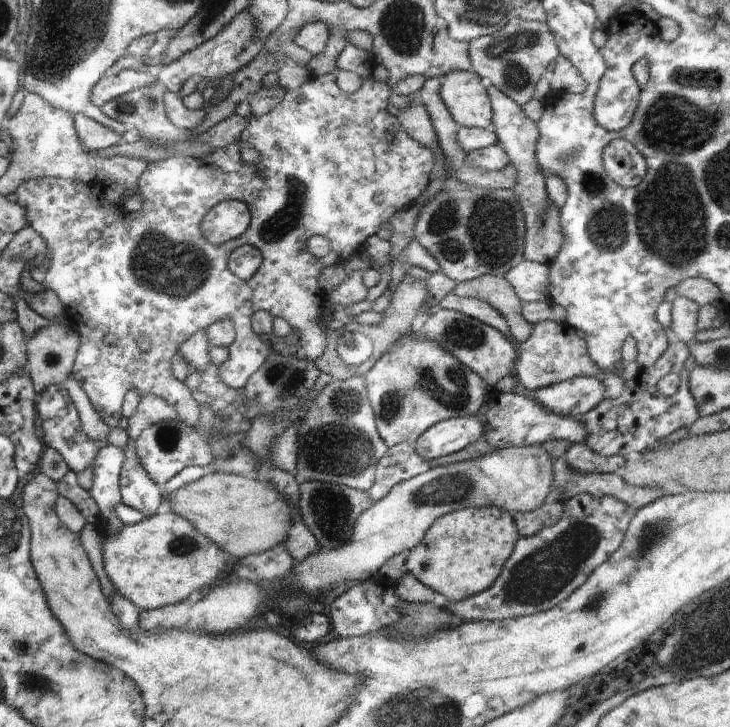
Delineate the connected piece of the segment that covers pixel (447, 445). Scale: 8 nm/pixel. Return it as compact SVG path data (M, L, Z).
M478 414L450 418L430 426L420 434L415 450L426 460L444 457L478 442L484 434L484 424Z

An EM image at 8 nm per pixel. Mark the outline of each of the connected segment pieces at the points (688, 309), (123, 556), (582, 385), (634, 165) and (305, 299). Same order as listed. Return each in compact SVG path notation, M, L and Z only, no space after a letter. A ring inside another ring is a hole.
M677 294L676 299L672 302L672 332L675 339L688 343L695 340L694 335L697 332L699 307L696 302L692 302L686 296Z
M164 508L140 523L123 525L114 536L104 539L103 564L114 589L138 609L156 610L186 600L194 591L220 581L233 559L200 534L188 520Z
M578 376L536 391L535 400L552 414L577 418L593 410L605 399L604 384L590 376Z
M615 139L606 146L602 161L610 181L622 188L638 186L647 172L641 153L623 139Z
M347 43L346 47L341 49L336 55L335 67L357 74L362 80L360 89L352 94L343 92L338 88L336 74L333 74L333 72L320 76L318 74L312 76L310 69L307 69L308 80L302 86L298 86L296 90L288 91L286 96L284 96L284 100L272 112L268 112L268 114L260 116L260 118L253 116L248 118L247 128L242 132L240 141L244 143L248 142L250 146L254 146L256 151L260 153L262 161L258 164L244 162L240 148L236 144L227 148L214 149L211 154L202 158L173 156L162 161L148 163L146 170L144 170L144 173L137 181L137 187L140 188L144 206L142 206L142 210L140 210L138 216L134 216L134 218L131 217L131 214L124 214L118 204L112 205L106 201L106 198L94 196L94 184L88 186L88 183L81 182L80 180L65 180L51 177L36 178L36 180L26 180L15 191L18 194L17 203L27 210L27 216L31 222L29 228L36 230L44 238L48 245L47 249L50 252L50 266L45 271L46 276L41 283L43 286L42 290L52 290L55 292L65 310L68 310L72 316L78 316L78 334L82 337L82 340L70 375L82 386L92 407L110 429L117 428L120 418L123 418L120 410L122 409L126 392L130 388L136 388L141 395L154 394L162 398L165 402L168 402L169 406L174 406L177 419L186 422L188 426L198 429L198 425L200 424L198 412L189 412L189 404L192 399L191 392L183 382L174 378L170 358L139 358L140 352L135 347L135 343L142 341L140 336L148 328L150 330L164 330L164 336L174 338L176 344L182 345L194 332L208 329L214 322L218 322L218 320L230 318L233 322L234 330L236 330L236 337L234 343L228 346L230 352L227 362L219 364L218 371L221 375L221 383L237 391L238 389L244 389L252 374L255 374L256 370L259 370L260 366L266 361L269 351L268 345L264 343L264 340L252 328L251 316L258 310L265 310L272 317L279 317L288 322L293 330L300 332L301 340L299 346L306 351L306 358L310 361L316 361L320 358L327 346L326 333L321 323L321 315L323 314L321 307L328 299L328 295L318 285L320 270L324 266L331 266L332 264L343 265L345 260L359 254L363 250L364 242L368 238L377 235L382 229L382 224L388 221L388 218L391 218L392 214L395 214L398 210L402 210L402 208L409 207L426 190L429 175L434 165L434 154L432 154L432 150L426 150L424 146L420 146L418 142L415 142L406 134L404 128L400 125L397 114L388 107L388 99L392 94L391 88L387 85L387 82L376 80L373 77L374 69L377 67L374 63L373 53L358 49L356 46ZM315 235L323 236L330 241L331 250L325 258L315 258L308 251L306 241ZM243 245L254 246L254 248L260 250L263 257L262 265L256 270L256 274L252 278L248 278L248 280L242 280L234 276L228 270L227 266L230 254L236 248ZM109 333L118 337L115 346L104 344L104 340L102 340Z

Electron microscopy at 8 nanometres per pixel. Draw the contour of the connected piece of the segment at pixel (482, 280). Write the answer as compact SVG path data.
M482 276L462 282L452 290L460 297L478 298L494 306L508 324L516 344L524 343L532 334L533 326L522 316L523 300L517 298L515 290L502 277Z

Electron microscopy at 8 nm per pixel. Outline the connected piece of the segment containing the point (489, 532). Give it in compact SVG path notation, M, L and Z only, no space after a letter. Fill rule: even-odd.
M467 507L450 512L426 530L419 546L410 550L404 568L424 586L456 603L487 590L497 581L504 562L521 538L513 516L497 507Z

